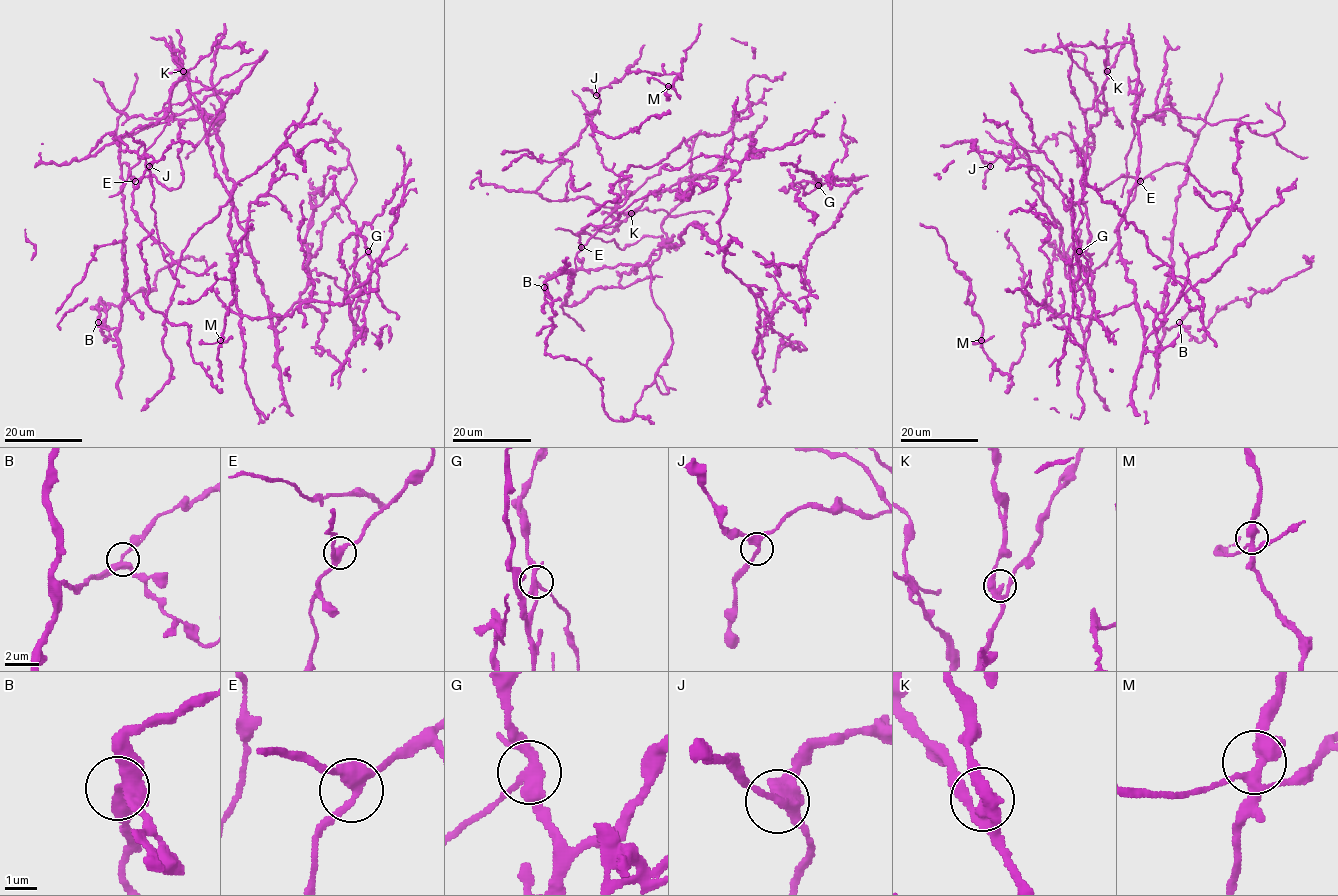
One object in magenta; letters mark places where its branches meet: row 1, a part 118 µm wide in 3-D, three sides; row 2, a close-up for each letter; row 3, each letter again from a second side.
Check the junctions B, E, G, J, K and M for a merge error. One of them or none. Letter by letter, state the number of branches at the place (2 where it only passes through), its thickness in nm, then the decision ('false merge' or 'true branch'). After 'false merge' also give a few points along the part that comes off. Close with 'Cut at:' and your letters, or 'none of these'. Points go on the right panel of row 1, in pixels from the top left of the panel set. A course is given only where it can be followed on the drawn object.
B: branches 4; calibre 280 nm; true branch
E: branches 3; calibre 360 nm; true branch
G: branches 4; calibre 320 nm; false merge; course (1079, 251), (1086, 259), (1089, 272), (1075, 292)
J: branches 4; calibre 300 nm; true branch
K: branches 3; calibre 320 nm; true branch
M: branches 4; calibre 360 nm; true branch
Cut at: G

